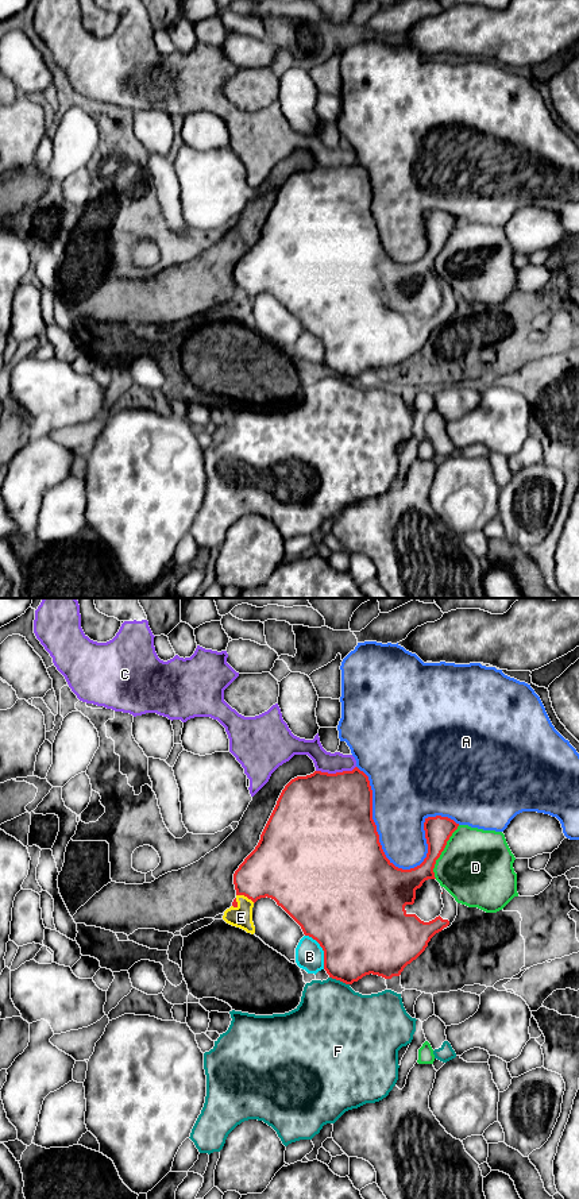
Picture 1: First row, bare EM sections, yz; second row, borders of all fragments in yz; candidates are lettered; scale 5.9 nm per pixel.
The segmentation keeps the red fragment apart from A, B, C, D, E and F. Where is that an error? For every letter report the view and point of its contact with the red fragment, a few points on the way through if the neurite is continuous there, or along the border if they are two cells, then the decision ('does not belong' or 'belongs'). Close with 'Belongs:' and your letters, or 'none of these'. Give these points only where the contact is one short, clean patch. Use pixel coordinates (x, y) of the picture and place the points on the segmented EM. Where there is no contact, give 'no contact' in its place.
A: yz (397, 867) | does not belong
B: yz (323, 949) | does not belong
C: yz (336, 773) | does not belong
D: yz (442, 851) | does not belong
E: yz (246, 895) | does not belong
F: yz (339, 979) | does not belong
Belongs: none of these

